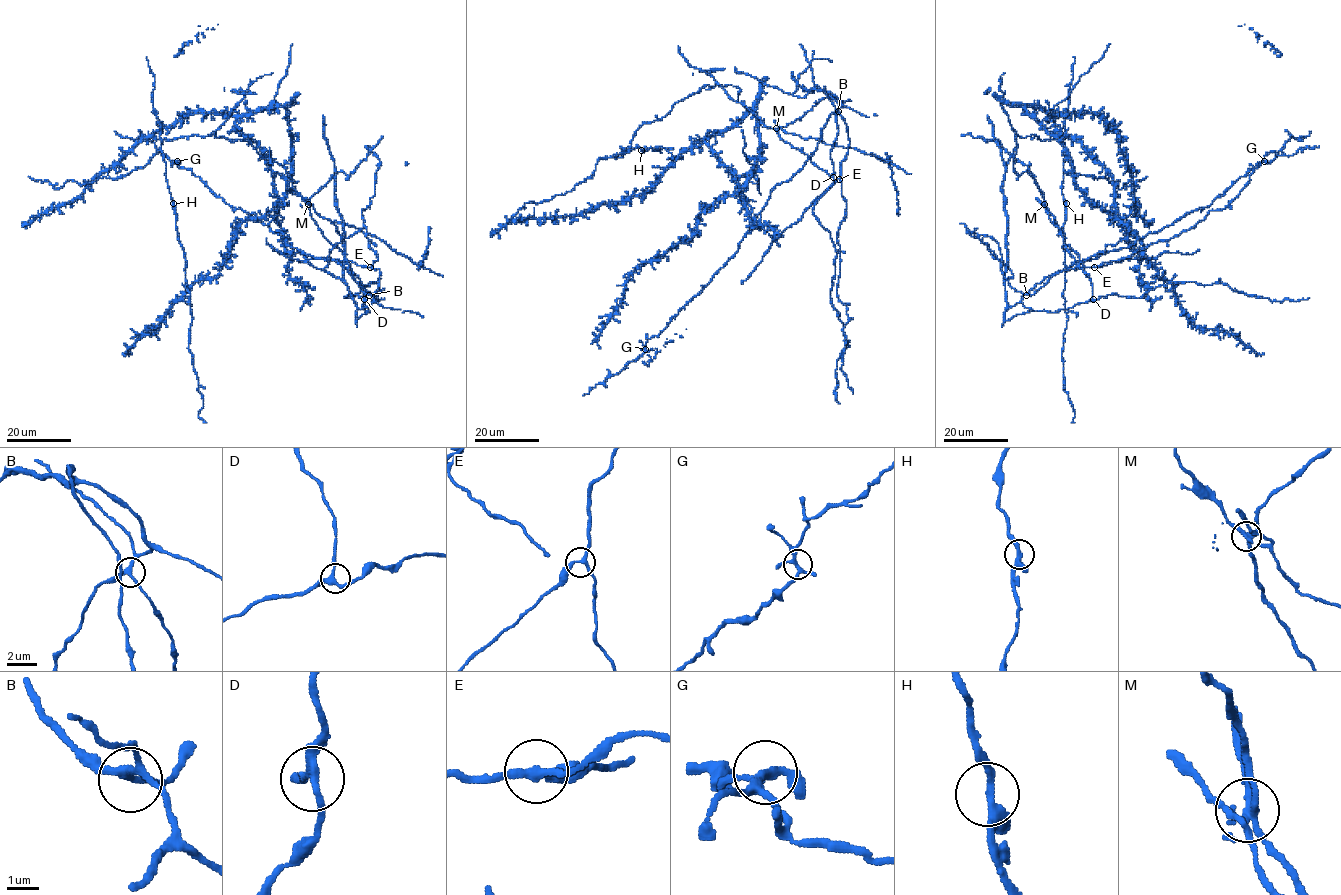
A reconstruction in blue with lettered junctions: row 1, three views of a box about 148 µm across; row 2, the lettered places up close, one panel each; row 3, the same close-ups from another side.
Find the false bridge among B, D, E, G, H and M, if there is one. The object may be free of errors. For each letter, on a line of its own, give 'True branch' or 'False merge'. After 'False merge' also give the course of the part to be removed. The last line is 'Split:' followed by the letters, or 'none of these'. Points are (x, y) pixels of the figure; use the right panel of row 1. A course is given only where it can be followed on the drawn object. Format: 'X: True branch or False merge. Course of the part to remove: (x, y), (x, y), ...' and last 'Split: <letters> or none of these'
B: True branch
D: True branch
E: True branch
G: True branch
H: True branch
M: False merge. Course of the part to remove: (1044, 203), (1077, 264), (1109, 244), (1124, 240), (1131, 227)
Split: M

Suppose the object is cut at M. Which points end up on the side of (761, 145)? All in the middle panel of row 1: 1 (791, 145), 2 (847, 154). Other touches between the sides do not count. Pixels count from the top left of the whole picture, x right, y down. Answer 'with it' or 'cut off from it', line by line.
1: with it
2: with it

